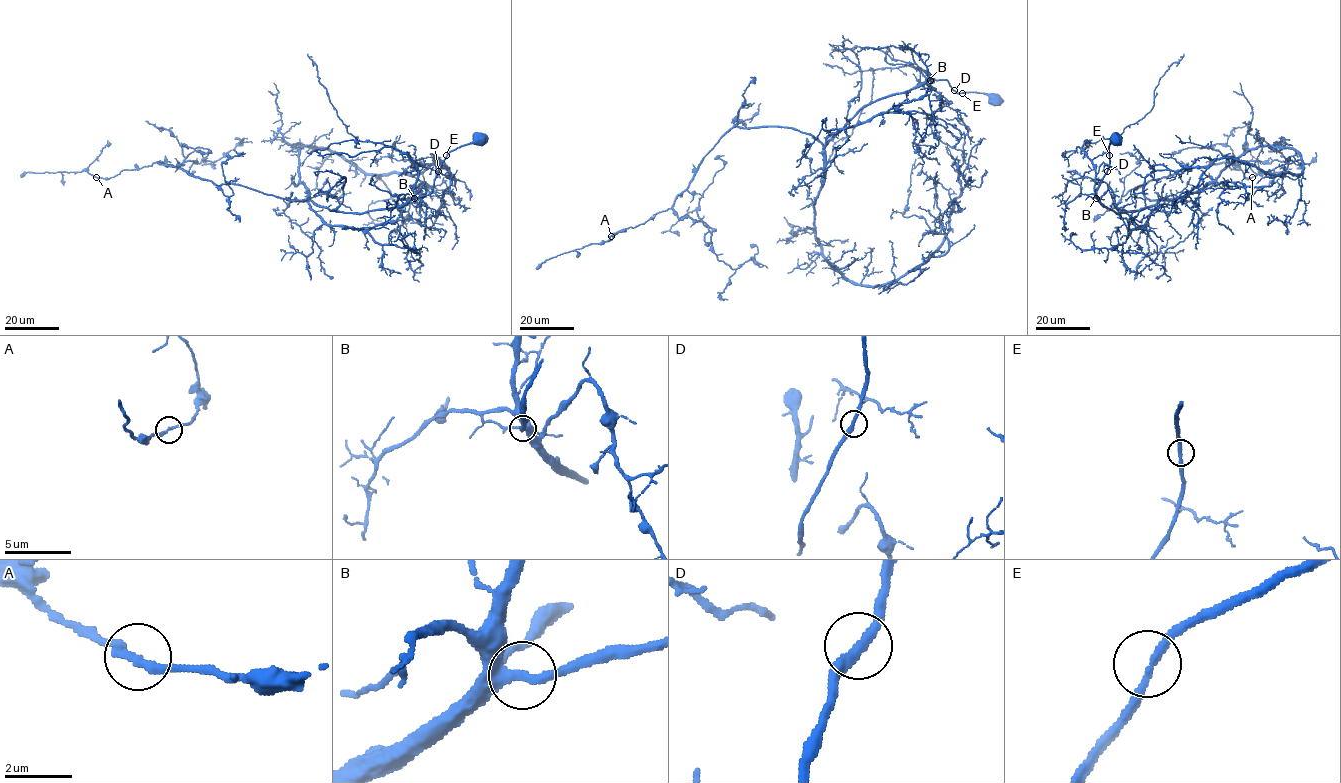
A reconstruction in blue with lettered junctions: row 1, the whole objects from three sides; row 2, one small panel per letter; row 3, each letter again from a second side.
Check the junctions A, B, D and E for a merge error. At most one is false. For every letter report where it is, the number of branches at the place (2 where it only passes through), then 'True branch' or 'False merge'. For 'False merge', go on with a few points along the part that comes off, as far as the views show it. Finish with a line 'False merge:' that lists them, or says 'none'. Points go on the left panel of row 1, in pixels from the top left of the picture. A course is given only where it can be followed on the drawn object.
A: Place: (96, 177). Branches: 2. True branch
B: Place: (414, 198). Branches: 2. True branch
D: Place: (438, 171). Branches: 2. True branch
E: Place: (446, 155). Branches: 2. True branch
False merge: none

